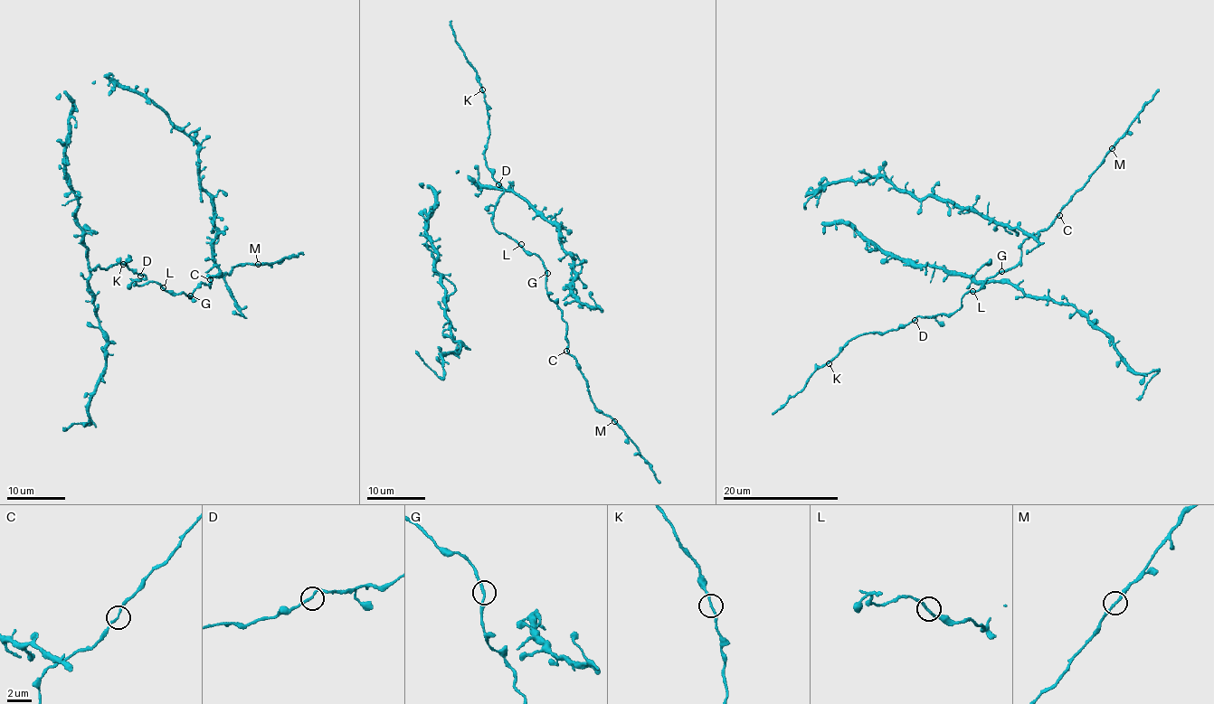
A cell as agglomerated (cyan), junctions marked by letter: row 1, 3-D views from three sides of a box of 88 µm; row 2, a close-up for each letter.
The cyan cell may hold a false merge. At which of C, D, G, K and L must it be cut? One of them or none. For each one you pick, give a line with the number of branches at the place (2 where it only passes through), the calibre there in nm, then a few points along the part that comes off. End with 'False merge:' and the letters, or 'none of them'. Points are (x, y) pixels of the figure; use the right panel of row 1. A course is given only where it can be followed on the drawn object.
False merge: none of them

